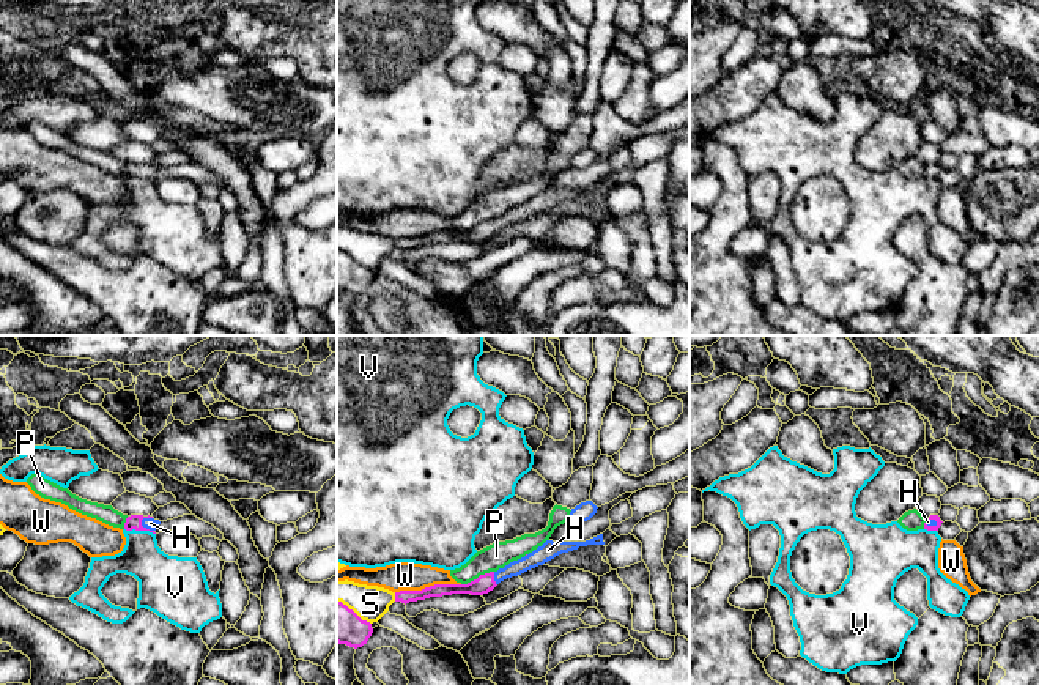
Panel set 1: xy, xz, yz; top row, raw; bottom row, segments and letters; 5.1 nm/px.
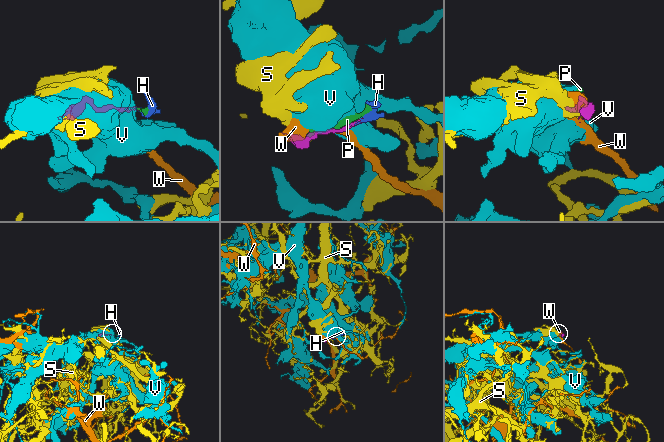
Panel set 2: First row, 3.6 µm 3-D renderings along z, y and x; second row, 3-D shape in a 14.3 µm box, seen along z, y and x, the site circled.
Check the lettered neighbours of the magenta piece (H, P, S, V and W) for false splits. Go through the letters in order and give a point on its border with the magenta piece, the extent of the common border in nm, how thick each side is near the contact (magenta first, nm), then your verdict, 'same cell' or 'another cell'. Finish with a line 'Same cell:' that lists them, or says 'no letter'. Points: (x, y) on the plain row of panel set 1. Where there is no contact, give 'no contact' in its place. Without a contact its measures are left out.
H: xy (142, 174) | 90 nm | 80/60 nm | same cell
P: xz (479, 224) | 180 nm | 90/130 nm | another cell
S: xz (395, 244) | 50 nm | 70/180 nm | another cell
V: xy (140, 177) | 160 nm | 80/220 nm | another cell
W: xz (427, 235) | 340 nm | 80/140 nm | another cell
Same cell: H

